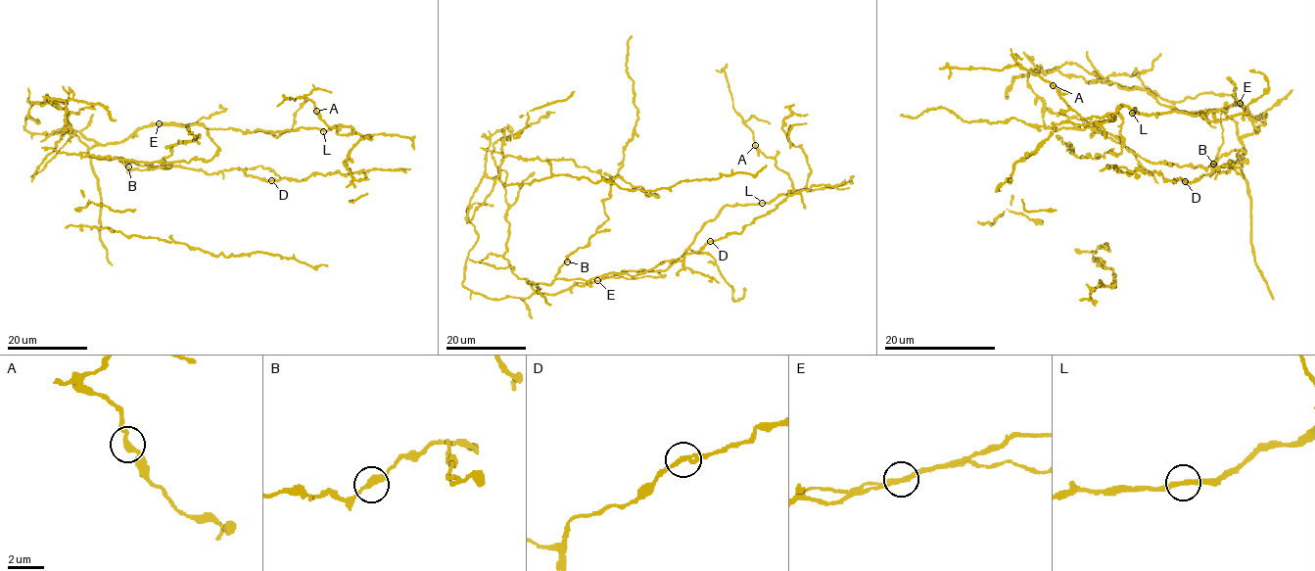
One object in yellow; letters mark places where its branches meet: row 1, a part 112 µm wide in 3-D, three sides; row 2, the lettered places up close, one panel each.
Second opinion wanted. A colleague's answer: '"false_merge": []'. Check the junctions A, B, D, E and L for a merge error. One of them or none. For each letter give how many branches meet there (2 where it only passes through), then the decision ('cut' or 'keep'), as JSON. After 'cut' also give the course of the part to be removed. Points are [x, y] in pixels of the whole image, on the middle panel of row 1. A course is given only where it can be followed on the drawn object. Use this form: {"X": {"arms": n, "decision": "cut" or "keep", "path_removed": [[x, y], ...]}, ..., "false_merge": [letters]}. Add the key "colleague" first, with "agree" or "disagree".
{"colleague": "agree", "A": {"arms": 2, "decision": "keep"}, "B": {"arms": 2, "decision": "keep"}, "D": {"arms": 2, "decision": "keep"}, "E": {"arms": 2, "decision": "keep"}, "L": {"arms": 2, "decision": "keep"}, "false_merge": []}

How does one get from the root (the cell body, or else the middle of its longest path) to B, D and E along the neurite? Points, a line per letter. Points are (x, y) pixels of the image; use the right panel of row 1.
B: (1144, 89), (1161, 105), (1188, 112), (1223, 111), (1235, 122), (1238, 139), (1244, 152), (1224, 154), (1213, 164)
D: (1144, 89), (1180, 111), (1223, 111), (1237, 125), (1240, 162), (1185, 181)
E: (1144, 89), (1161, 105), (1180, 111), (1223, 111), (1235, 122), (1240, 137), (1257, 132), (1246, 108), (1240, 103)

